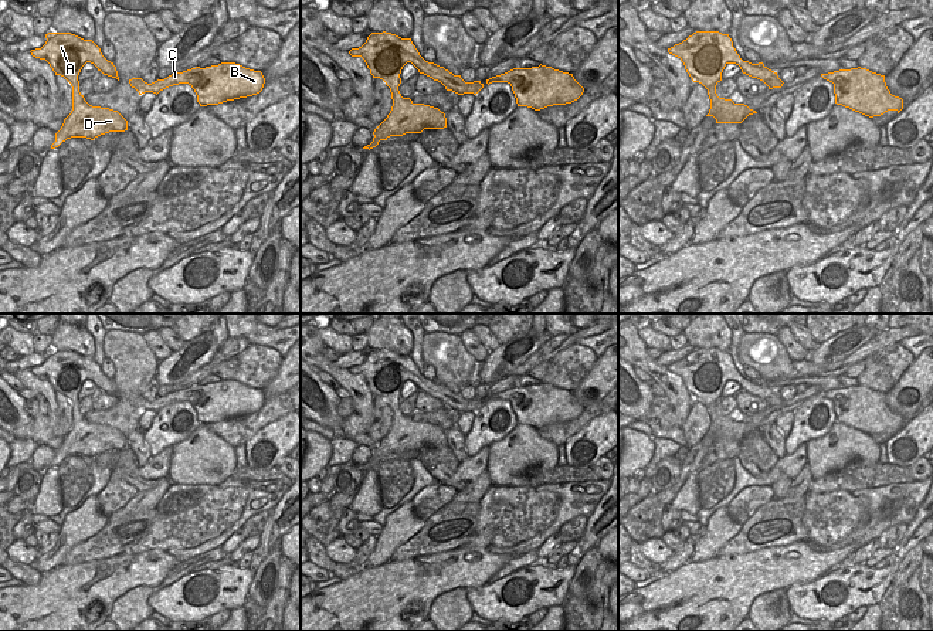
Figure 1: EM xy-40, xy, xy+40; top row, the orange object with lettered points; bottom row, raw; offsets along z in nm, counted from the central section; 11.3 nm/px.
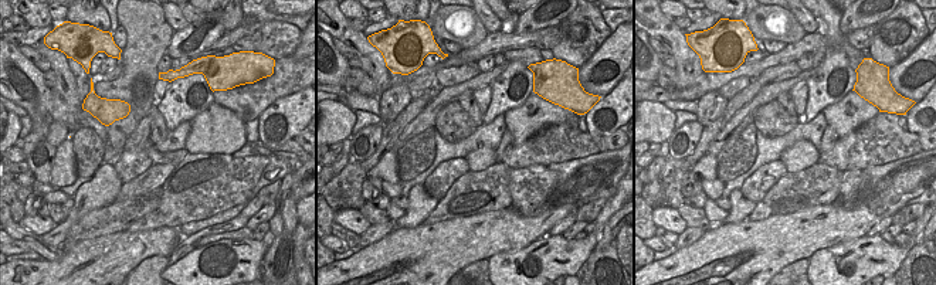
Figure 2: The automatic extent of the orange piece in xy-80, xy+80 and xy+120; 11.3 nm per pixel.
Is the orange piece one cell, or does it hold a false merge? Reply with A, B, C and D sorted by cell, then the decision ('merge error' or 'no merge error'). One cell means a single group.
groups A B C D; no merge error

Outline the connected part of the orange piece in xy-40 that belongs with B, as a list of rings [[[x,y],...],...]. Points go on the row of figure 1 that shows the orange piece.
[[[221,62],[172,74],[152,84],[145,82],[142,78],[132,78],[129,84],[139,95],[145,92],[157,95],[169,86],[189,84],[194,89],[200,106],[207,106],[257,95],[262,91],[265,78],[261,71],[235,62]]]

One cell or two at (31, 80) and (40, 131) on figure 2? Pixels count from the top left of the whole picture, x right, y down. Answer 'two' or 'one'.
one

